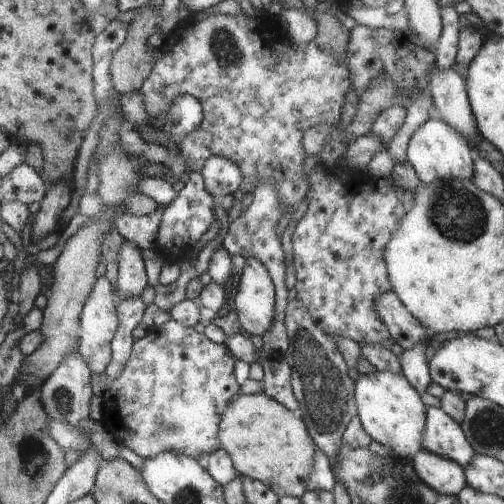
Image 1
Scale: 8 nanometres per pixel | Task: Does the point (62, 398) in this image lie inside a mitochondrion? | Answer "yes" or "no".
yes

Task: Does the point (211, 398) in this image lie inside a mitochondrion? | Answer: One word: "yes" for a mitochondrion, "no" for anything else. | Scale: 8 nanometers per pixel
no

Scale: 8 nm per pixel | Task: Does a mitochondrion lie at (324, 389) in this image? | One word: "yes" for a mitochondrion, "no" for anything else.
yes

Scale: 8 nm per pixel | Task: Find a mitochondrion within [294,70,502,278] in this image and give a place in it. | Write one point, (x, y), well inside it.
(458, 214)

